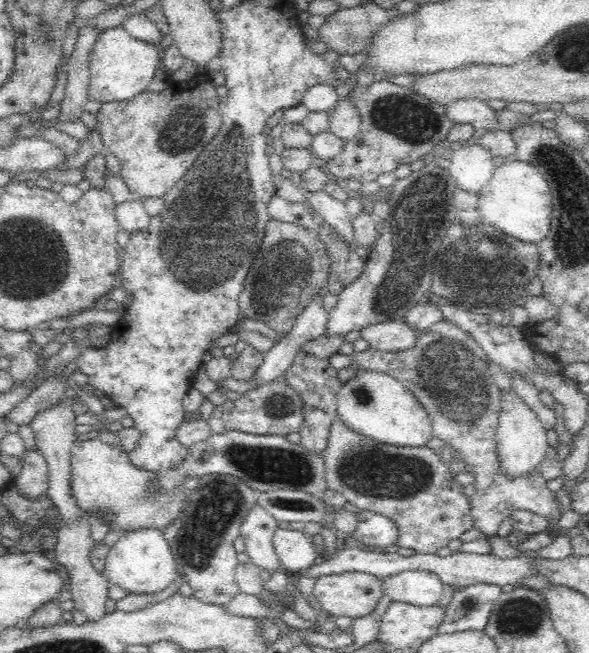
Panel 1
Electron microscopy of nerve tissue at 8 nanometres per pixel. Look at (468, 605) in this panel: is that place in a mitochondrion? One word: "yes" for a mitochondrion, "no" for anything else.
no

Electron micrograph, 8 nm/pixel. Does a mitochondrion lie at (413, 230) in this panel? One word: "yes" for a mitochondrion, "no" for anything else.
yes

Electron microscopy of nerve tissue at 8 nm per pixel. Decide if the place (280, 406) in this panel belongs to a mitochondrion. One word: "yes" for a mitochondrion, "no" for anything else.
yes

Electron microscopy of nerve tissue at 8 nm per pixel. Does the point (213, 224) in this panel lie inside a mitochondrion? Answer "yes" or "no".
yes

